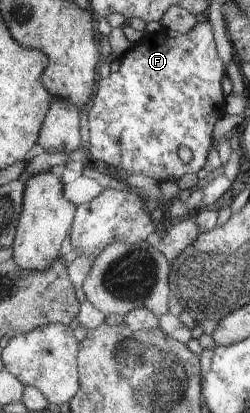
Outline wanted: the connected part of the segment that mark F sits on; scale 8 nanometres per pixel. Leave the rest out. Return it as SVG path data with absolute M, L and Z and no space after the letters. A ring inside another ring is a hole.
M206 21L205 23L197 23L197 25L189 31L187 34L180 34L179 32L165 29L161 32L150 34L147 32L139 42L137 42L127 53L124 53L120 60L120 67L115 72L105 72L104 78L99 78L97 81L97 91L92 99L92 103L87 108L87 125L89 126L89 152L88 162L103 161L107 163L109 167L115 167L115 169L121 169L125 173L141 173L141 175L147 175L149 179L154 179L157 183L163 183L163 181L175 181L186 173L197 172L204 167L206 159L208 158L209 147L213 143L213 127L219 119L221 119L225 113L223 106L225 105L225 95L223 95L223 89L221 88L221 81L226 75L226 65L223 64L221 58L217 54L217 48L215 48L215 41L213 40L213 29L211 24ZM179 147L187 147L191 149L192 157L185 163L179 157Z

